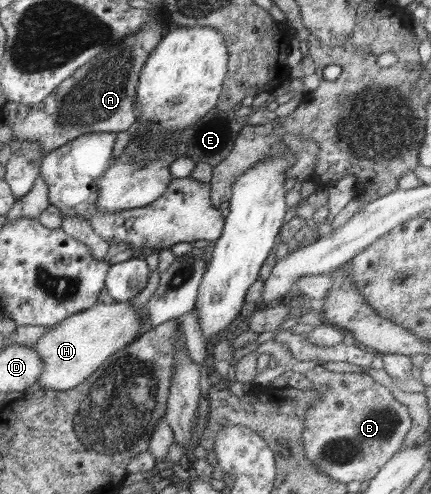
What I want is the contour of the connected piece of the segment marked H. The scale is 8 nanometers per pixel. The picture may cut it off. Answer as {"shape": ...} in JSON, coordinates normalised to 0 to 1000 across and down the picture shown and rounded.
{"shape":[[[230,611],[151,644],[144,652],[114,662],[102,678],[72,702],[88,713],[100,749],[88,773],[100,787],[165,789],[195,773],[269,711],[297,700],[320,684],[334,662],[334,636],[302,611],[244,615]]]}

